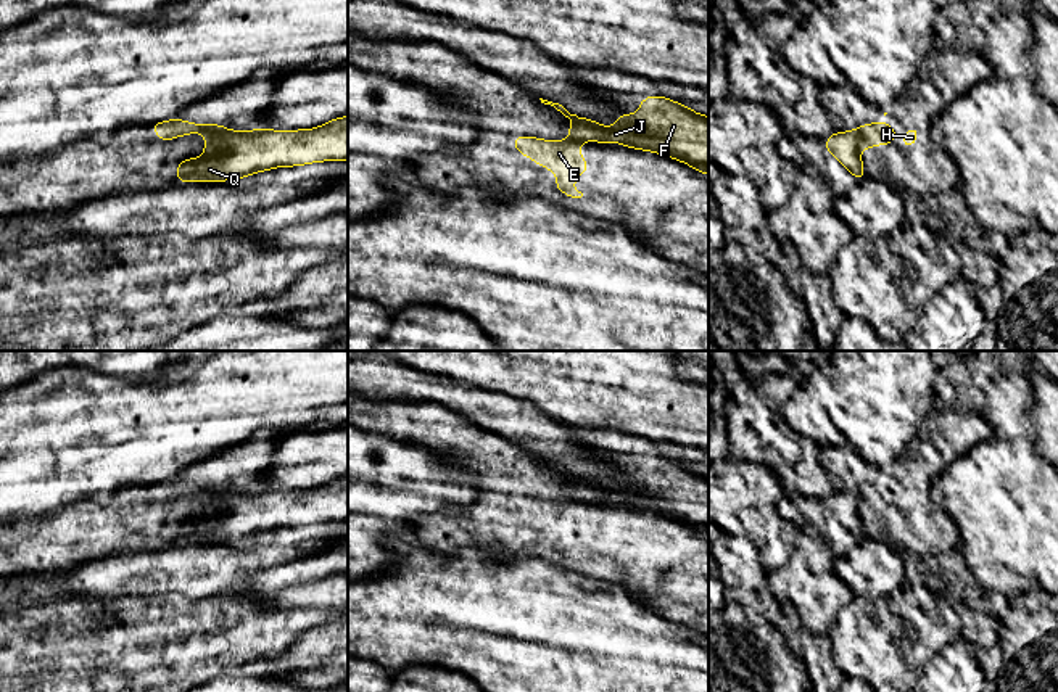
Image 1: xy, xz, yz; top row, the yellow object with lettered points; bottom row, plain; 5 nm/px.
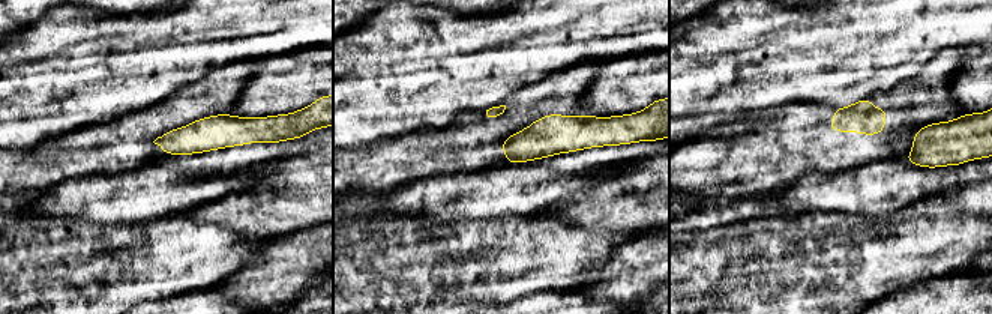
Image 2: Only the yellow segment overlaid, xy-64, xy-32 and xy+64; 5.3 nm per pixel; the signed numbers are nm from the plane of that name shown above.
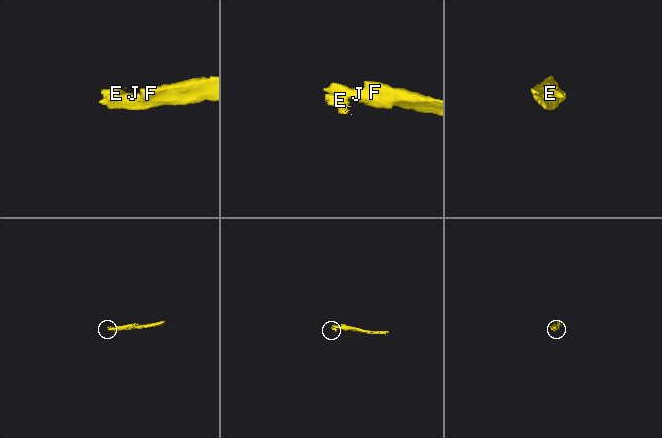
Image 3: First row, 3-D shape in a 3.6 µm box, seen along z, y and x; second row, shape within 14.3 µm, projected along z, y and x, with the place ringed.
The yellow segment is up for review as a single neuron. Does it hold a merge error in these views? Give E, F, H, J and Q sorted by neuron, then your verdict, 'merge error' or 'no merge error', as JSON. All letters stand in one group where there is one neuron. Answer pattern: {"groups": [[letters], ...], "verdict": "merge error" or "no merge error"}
{"groups": [["E", "H"], ["F", "J", "Q"]], "verdict": "merge error"}

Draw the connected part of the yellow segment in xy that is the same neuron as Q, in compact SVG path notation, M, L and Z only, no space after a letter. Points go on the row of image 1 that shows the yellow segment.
M348 116L314 129L222 129L201 148L205 156L185 158L176 166L177 182L229 182L277 167L348 161Z

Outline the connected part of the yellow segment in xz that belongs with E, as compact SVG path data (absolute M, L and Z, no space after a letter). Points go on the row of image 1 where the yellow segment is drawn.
M514 135L514 151L525 154L533 163L556 172L554 188L567 196L581 198L583 193L573 185L573 179L583 177L591 166L580 154L577 140L544 140L538 137Z

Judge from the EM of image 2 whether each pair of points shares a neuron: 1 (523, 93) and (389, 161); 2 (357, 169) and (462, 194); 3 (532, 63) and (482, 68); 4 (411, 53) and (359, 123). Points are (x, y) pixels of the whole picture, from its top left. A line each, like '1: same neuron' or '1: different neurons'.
1: same neuron
2: different neurons
3: same neuron
4: same neuron

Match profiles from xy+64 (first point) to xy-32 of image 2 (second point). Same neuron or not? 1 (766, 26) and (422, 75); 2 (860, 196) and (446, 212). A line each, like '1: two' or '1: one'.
1: two
2: one

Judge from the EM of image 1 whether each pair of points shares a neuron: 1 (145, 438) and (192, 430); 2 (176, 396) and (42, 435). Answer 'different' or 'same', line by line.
1: same
2: same

